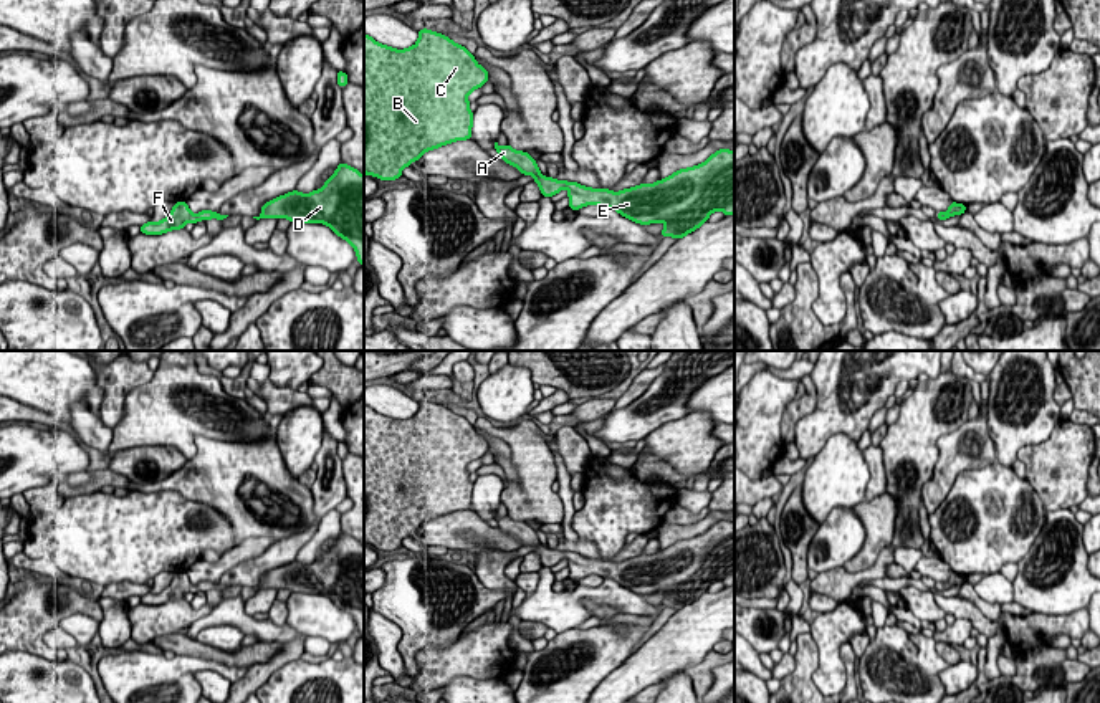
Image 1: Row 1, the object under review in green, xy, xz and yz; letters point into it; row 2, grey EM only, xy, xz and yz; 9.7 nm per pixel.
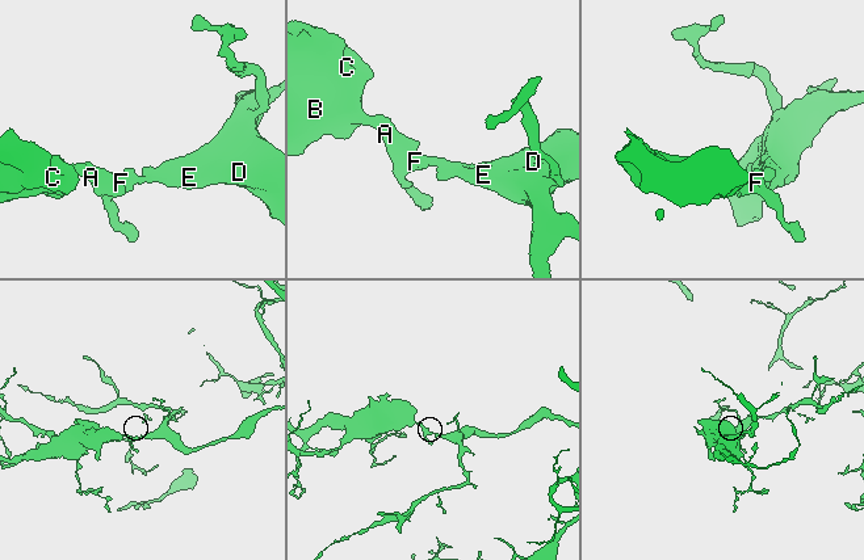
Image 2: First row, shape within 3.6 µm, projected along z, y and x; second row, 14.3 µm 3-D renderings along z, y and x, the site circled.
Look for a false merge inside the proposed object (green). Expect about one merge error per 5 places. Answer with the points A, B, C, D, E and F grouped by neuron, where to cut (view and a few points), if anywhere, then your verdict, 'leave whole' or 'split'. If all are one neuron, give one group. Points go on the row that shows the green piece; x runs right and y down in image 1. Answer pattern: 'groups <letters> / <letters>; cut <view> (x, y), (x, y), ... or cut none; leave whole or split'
groups A B C D E F; cut none; leave whole

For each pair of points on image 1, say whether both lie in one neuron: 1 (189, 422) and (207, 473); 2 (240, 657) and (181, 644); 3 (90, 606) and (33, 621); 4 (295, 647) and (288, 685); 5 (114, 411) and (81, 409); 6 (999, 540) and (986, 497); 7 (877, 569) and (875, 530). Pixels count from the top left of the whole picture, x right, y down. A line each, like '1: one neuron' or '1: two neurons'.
1: two neurons
2: one neuron
3: one neuron
4: two neurons
5: two neurons
6: one neuron
7: two neurons

